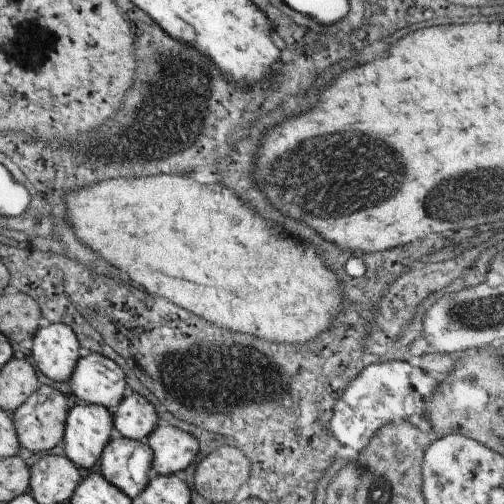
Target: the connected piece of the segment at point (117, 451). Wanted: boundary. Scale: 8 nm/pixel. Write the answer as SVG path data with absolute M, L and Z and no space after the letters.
M112 438L100 459L100 474L127 497L135 499L152 480L153 450L148 442Z

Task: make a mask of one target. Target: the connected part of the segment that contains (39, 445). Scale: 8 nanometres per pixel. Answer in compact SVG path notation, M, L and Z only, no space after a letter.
M42 384L38 387L38 390L35 390L32 396L16 409L16 414L12 414L22 448L32 451L34 456L56 448L63 442L68 413L66 395L51 385Z

